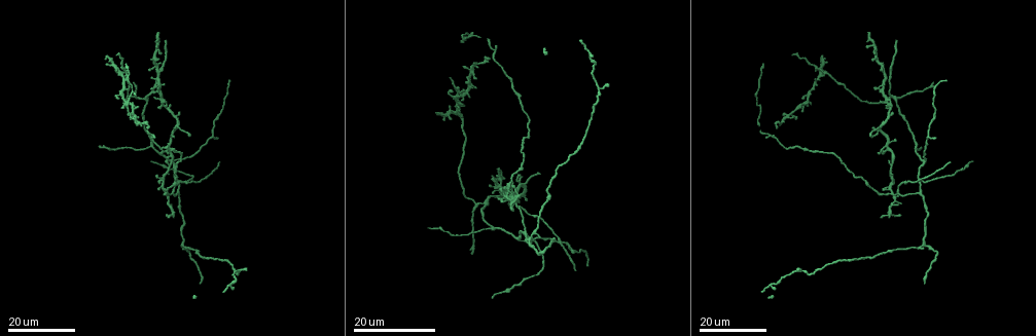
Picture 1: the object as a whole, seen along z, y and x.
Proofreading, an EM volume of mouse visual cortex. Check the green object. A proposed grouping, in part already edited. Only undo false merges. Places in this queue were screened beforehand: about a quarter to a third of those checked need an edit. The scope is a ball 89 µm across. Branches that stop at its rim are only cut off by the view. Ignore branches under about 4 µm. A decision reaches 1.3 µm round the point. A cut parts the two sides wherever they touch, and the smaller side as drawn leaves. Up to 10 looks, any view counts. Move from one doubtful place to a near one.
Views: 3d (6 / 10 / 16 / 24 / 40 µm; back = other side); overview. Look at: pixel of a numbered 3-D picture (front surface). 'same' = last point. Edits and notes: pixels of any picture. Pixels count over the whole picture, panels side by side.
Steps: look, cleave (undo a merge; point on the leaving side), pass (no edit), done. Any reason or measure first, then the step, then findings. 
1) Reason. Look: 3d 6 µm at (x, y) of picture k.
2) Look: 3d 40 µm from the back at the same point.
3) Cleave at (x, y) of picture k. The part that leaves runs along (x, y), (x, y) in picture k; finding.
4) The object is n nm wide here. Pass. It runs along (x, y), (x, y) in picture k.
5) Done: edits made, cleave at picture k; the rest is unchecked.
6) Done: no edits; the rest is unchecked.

Three-way junction. Look: 3d 24 µm at (180, 180) of picture 1.

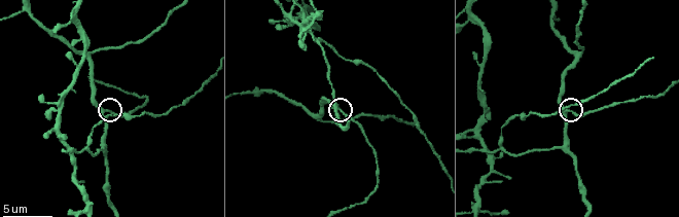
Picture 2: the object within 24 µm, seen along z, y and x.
Look: 3d 6 µm at (103, 109) of picture 2.

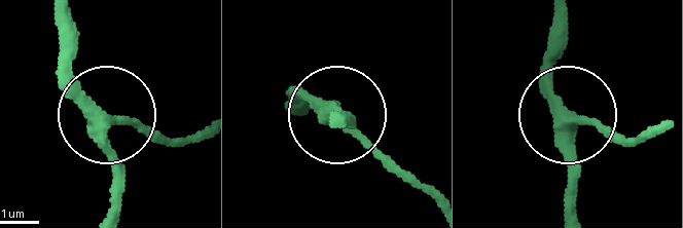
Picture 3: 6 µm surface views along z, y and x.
The side arm is 29 µm long. Pass. It runs along (111, 184), (105, 122), (131, 119), (177, 139) in picture 3; all the same neuron.

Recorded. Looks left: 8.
Three-way junction. Look: 3d 10 µm at (25, 10) of picture 2.

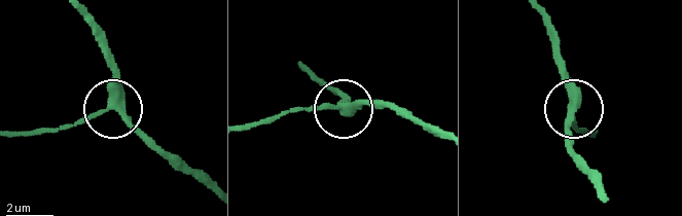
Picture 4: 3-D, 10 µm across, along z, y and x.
Pass. It runs along (209, 189), (174, 166), (114, 108), (64, 128) in picture 4; continuous, no second neuron.

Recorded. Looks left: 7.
Three-way junction. Look: 3d 16 µm at (84, 149) of picture 2.

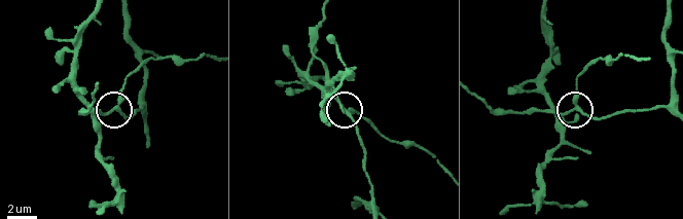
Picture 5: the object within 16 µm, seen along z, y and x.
Other side. Look: 3d 16 µm from the back at (576, 106) of picture 5.

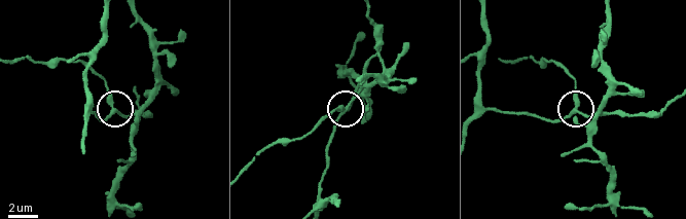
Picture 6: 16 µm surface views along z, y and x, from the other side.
The side arm is 27 µm long. Pass. It runs along (478, 80), (485, 108), (560, 120), (573, 109), (574, 77) in picture 6; all the same neuron.

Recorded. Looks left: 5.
Three-way junction. Look: 3d 10 µm at (577, 52) of picture 2.

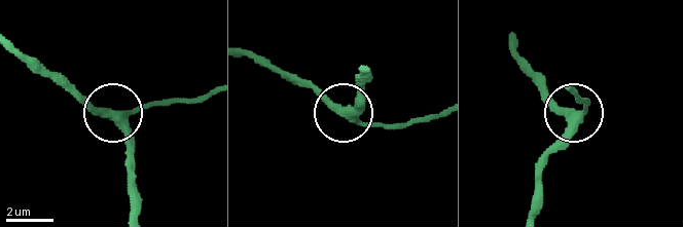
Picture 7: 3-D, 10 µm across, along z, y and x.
3 arms meet here. Pass. It runs along (370, 73), (349, 112), (374, 126), (407, 126) in picture 7; one neuron here.

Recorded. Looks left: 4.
Three arms meet. Look: 3d 24 µm at (522, 186) of picture 1.

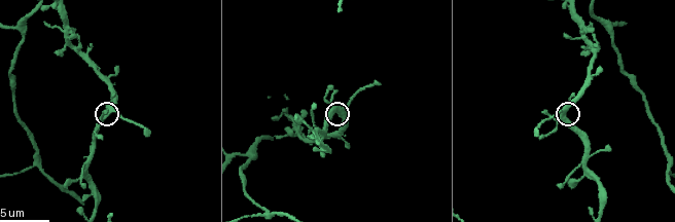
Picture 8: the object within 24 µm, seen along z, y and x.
Look: 3d 6 µm at (562, 108) of picture 8.

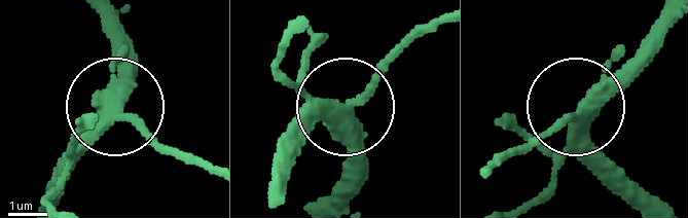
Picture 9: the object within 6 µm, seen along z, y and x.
Pass. All the same neuron.

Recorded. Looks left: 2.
Done: no edits; the rest is unchecked.

